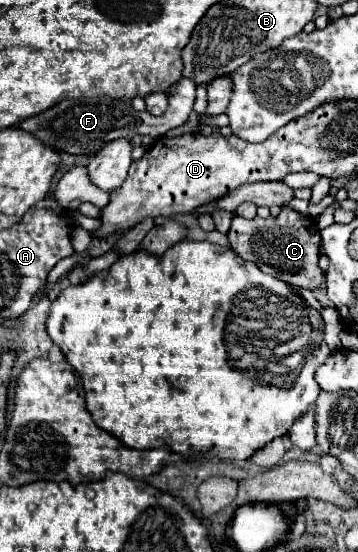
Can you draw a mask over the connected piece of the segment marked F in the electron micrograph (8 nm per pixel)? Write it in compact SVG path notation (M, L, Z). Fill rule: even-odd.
M180 79L170 91L168 91L168 111L160 117L150 115L148 111L134 111L130 101L120 101L112 97L96 97L96 99L66 99L48 111L42 111L30 119L24 119L16 127L20 127L26 133L32 133L40 143L70 155L94 155L98 153L106 143L116 139L132 139L134 135L150 135L154 139L164 137L166 131L180 127L186 123L188 115L192 113L196 97L196 83L188 83L188 79Z

